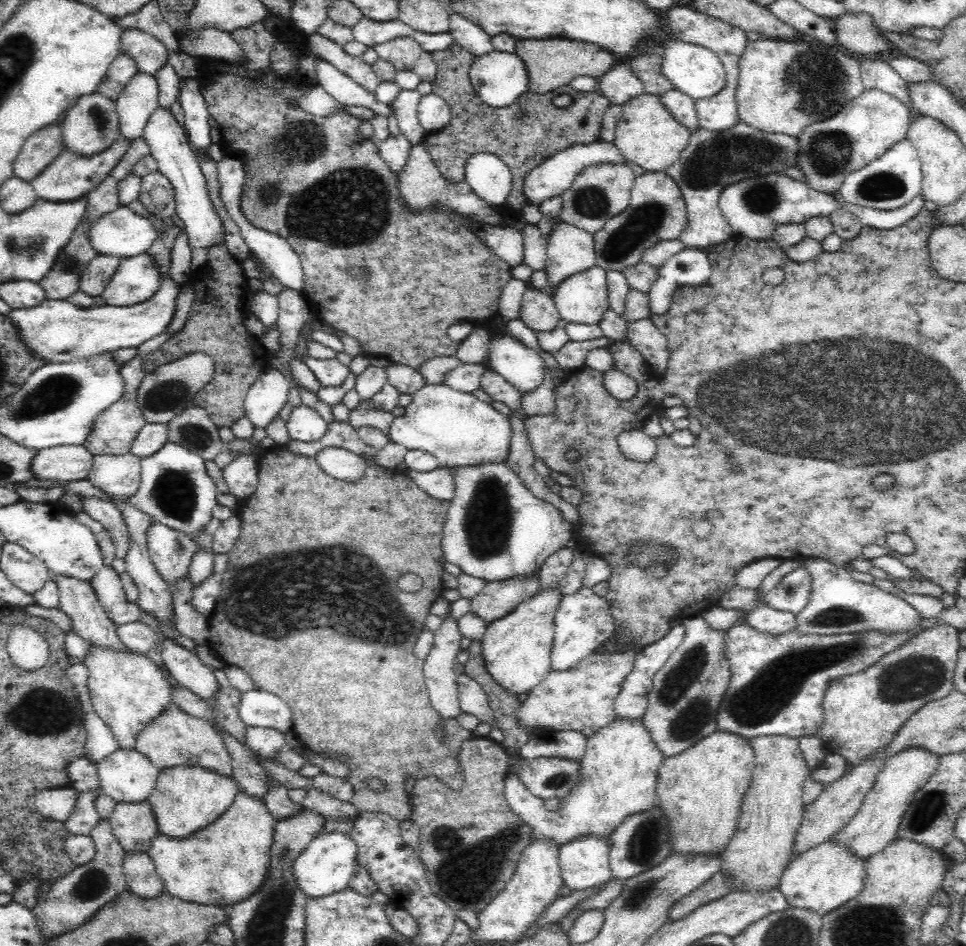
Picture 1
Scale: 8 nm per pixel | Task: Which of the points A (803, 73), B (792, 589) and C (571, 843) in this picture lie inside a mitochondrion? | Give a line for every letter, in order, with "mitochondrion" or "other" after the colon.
A: mitochondrion
B: mitochondrion
C: other

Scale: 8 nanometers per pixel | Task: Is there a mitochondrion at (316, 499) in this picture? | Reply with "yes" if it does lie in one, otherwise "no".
no

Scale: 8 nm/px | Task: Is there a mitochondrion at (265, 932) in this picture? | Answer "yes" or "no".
yes

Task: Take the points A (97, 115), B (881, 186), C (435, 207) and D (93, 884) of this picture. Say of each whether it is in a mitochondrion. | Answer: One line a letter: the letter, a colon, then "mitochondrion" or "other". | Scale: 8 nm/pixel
A: mitochondrion
B: mitochondrion
C: other
D: mitochondrion

